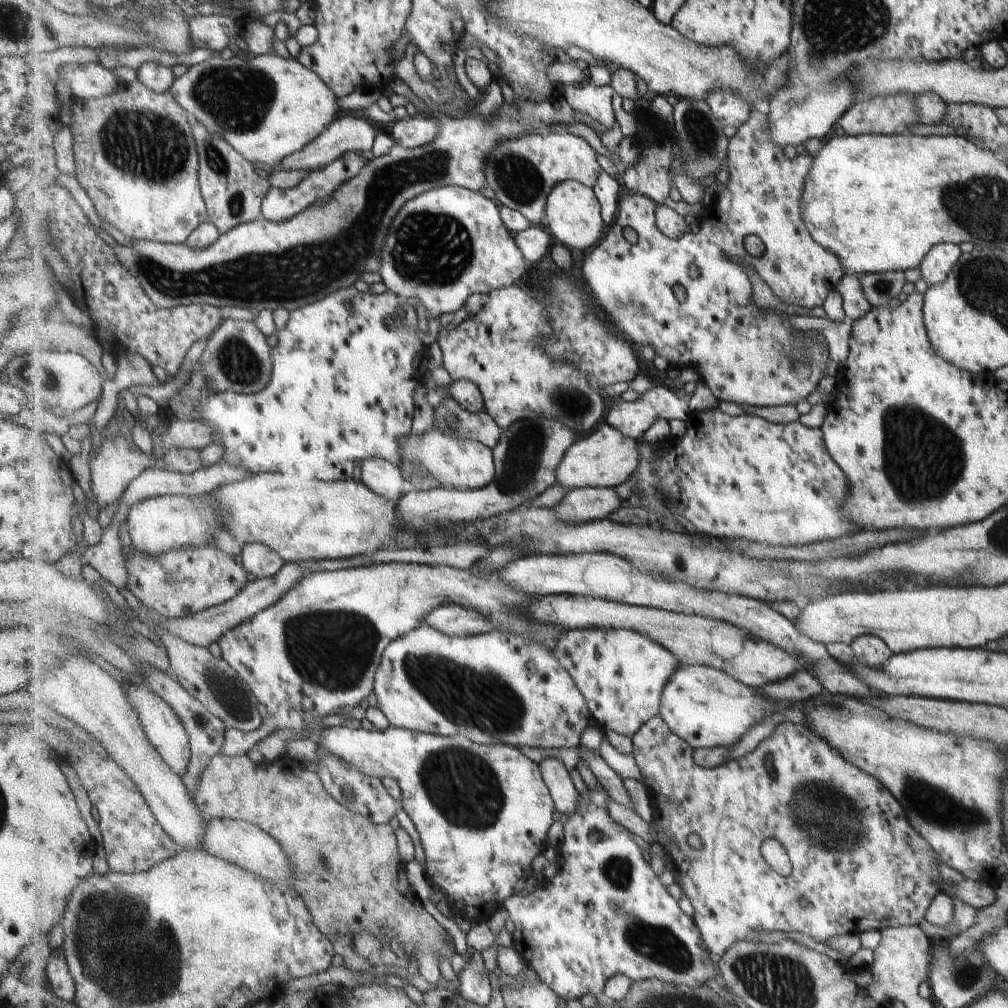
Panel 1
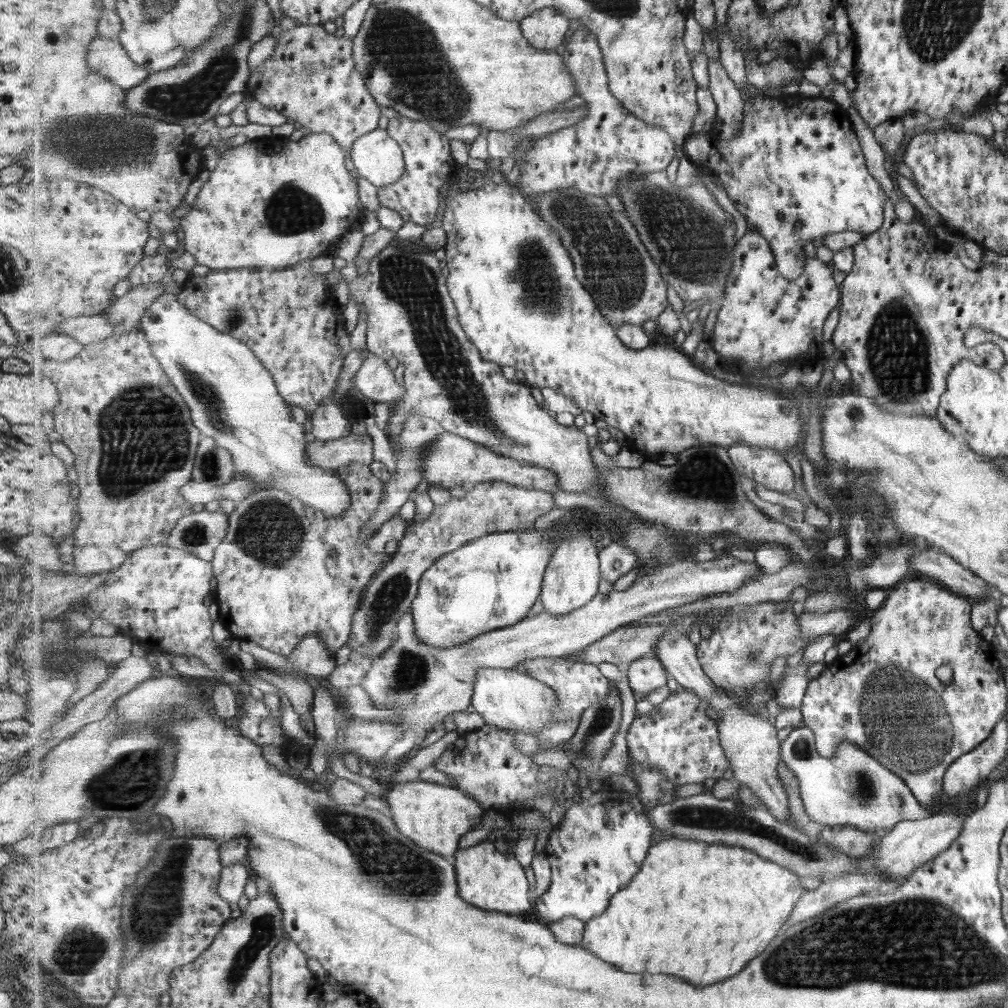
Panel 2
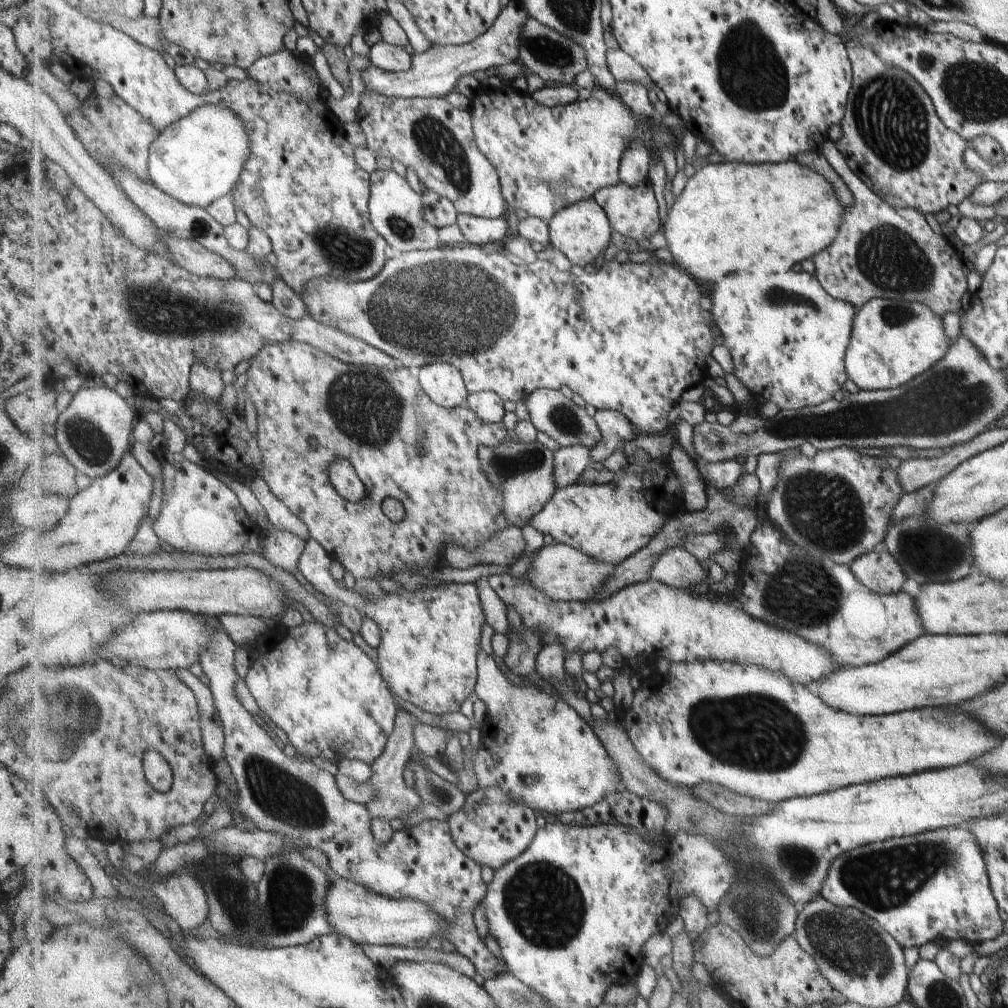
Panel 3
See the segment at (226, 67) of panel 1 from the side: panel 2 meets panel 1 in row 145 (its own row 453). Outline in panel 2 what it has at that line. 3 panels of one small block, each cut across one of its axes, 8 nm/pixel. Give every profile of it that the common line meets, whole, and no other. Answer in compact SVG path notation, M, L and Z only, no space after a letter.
M171 288L167 292L163 292L161 296L155 299L154 304L147 310L144 318L141 318L141 324L139 324L139 330L143 331L147 335L147 340L151 340L151 348L154 350L154 355L162 363L163 371L167 374L167 377L174 385L177 390L181 392L191 416L193 416L193 426L197 430L201 430L202 436L211 436L217 440L217 446L224 450L230 451L232 458L235 459L235 473L241 473L241 476L249 476L253 482L261 484L261 486L269 486L269 489L281 489L289 492L293 497L299 498L305 506L309 506L319 512L323 512L325 516L329 518L341 518L349 506L351 506L351 491L347 488L347 483L343 481L343 478L339 476L338 470L325 468L317 465L313 465L310 461L308 453L307 442L307 430L305 430L305 424L299 424L293 420L293 414L291 414L291 404L289 404L283 395L279 393L278 386L271 374L271 371L261 362L255 351L247 346L242 340L235 338L230 334L223 334L223 331L217 330L211 323L205 322L198 317L195 317L182 302L178 299L177 290Z

